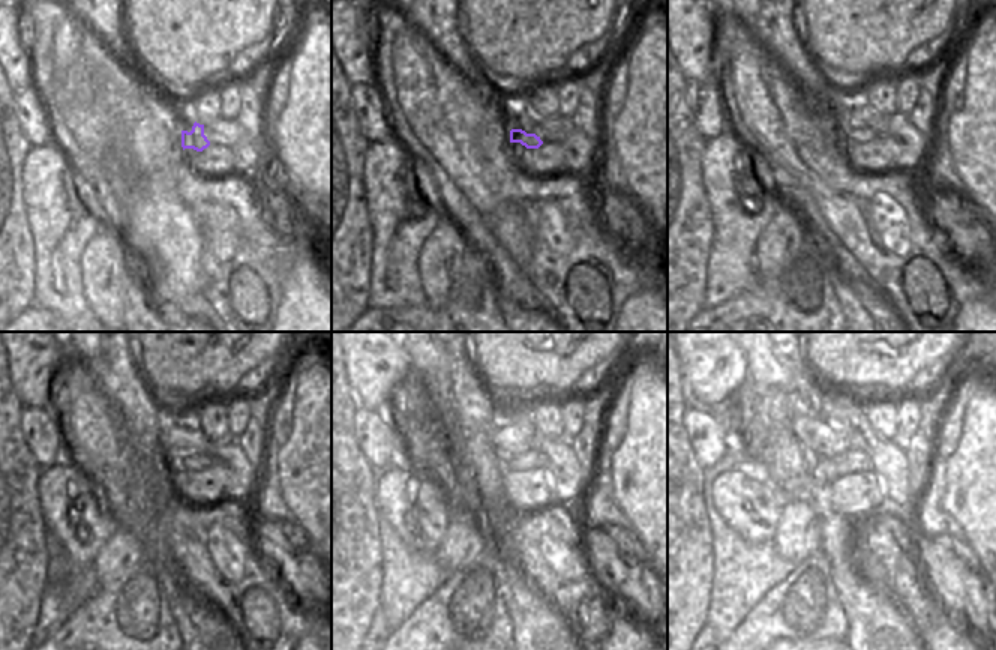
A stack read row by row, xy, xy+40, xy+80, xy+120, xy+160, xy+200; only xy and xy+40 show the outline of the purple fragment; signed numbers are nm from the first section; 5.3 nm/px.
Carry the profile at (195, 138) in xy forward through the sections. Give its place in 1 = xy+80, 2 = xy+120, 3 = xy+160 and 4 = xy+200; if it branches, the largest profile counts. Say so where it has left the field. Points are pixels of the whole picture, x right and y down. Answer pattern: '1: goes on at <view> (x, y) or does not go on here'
1: goes on at xy+80 (857, 135)
2: goes on at xy+120 (195, 463)
3: goes on at xy+160 (528, 461)
4: goes on at xy+200 (825, 470)

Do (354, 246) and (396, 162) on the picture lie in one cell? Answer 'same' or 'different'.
different

